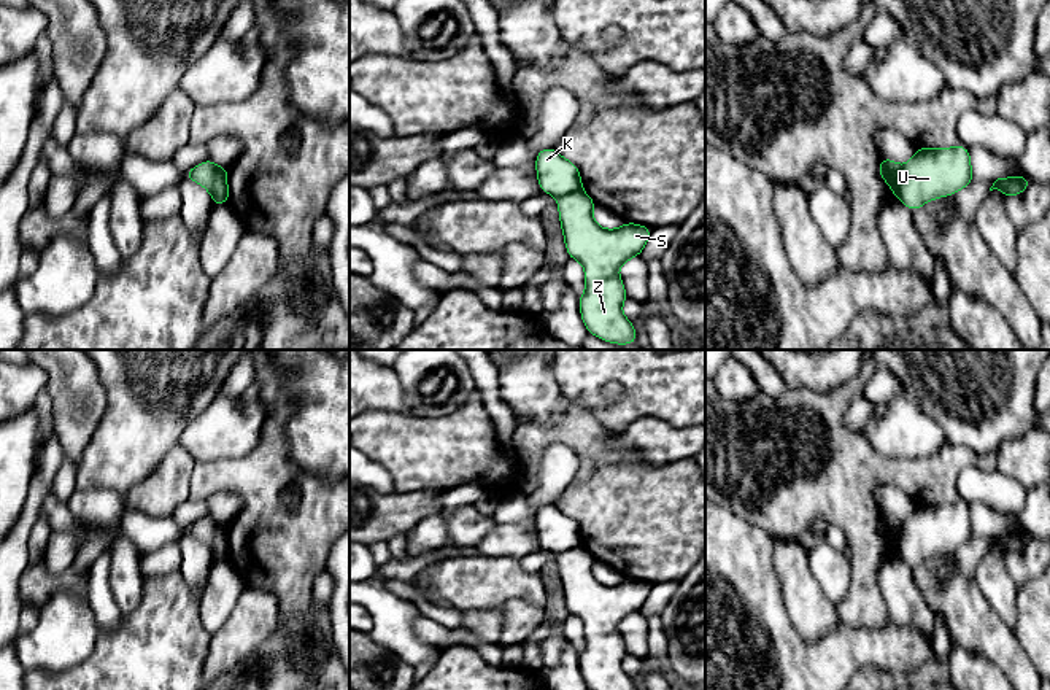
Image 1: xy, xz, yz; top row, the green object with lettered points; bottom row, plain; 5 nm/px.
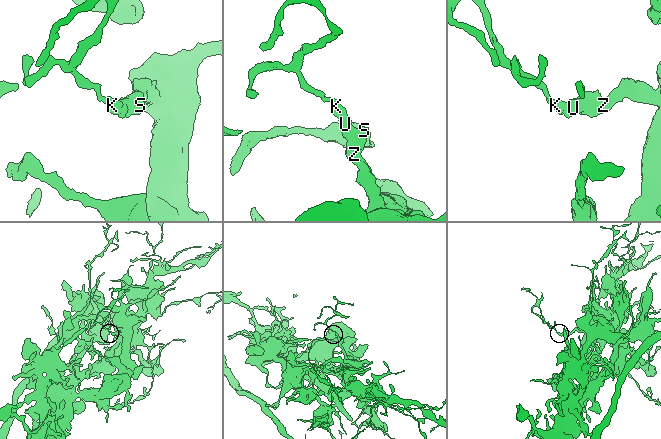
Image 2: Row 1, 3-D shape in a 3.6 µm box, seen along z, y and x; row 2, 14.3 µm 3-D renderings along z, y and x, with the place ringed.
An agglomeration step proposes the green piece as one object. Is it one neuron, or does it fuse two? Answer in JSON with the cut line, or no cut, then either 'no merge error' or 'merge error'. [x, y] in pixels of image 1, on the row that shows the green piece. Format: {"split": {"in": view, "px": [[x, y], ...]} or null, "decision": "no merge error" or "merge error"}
{"split": {"in": "xy", "px": [[220, 166], [216, 183], [210, 193]]}, "decision": "merge error"}

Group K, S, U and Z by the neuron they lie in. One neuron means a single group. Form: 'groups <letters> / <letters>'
groups K / S U Z

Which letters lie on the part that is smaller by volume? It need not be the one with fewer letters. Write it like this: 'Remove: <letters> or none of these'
Remove: K

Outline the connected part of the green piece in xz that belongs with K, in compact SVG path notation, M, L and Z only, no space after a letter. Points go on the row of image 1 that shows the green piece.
M545 148L535 159L539 188L556 199L583 191L578 167L562 157L554 148Z

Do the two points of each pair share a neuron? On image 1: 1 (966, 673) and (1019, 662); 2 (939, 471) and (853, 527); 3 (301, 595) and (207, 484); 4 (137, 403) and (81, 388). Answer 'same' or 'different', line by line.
1: different
2: same
3: same
4: different

